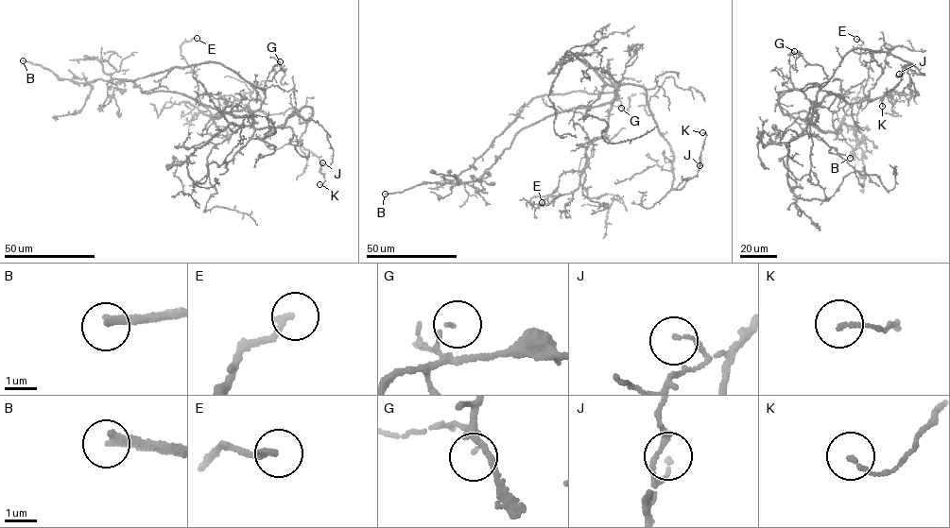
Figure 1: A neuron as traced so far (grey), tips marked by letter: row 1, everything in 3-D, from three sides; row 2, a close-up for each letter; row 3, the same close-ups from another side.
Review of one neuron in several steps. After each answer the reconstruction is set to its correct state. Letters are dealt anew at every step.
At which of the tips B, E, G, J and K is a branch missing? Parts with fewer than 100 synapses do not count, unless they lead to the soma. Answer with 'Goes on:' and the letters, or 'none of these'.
Goes on: B

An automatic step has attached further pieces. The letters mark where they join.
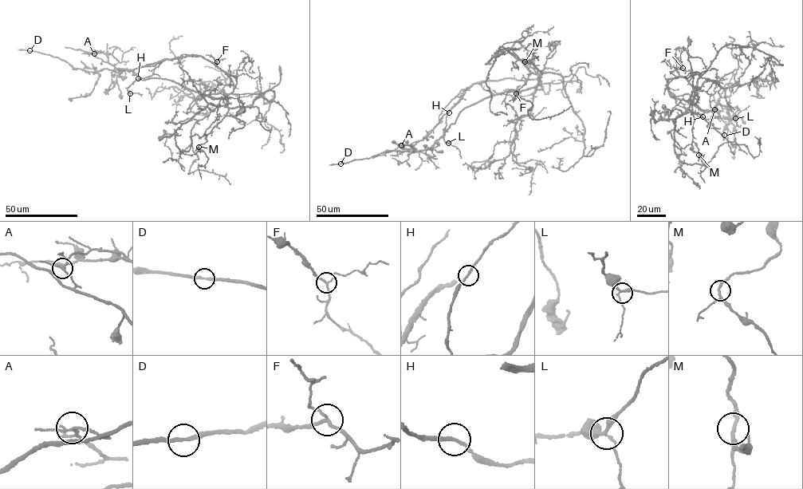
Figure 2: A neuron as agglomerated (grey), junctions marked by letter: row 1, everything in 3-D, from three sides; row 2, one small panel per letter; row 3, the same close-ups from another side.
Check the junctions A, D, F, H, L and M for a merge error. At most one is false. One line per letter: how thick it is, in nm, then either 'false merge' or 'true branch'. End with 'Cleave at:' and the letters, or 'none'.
A: 130 nm | false merge
D: 180 nm | true branch
F: 160 nm | true branch
H: 180 nm | true branch
L: 200 nm | true branch
M: 180 nm | true branch
Cleave at: A

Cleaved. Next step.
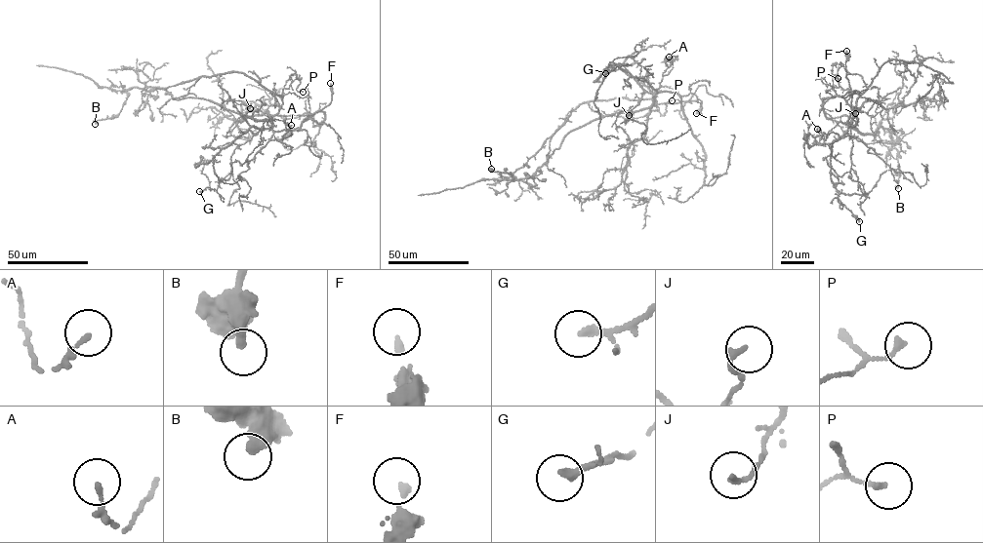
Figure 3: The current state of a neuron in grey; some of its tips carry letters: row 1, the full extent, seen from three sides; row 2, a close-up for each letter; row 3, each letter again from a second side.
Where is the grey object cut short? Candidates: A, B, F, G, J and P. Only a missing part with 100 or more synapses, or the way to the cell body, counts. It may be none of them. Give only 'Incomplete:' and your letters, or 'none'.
Incomplete: F

